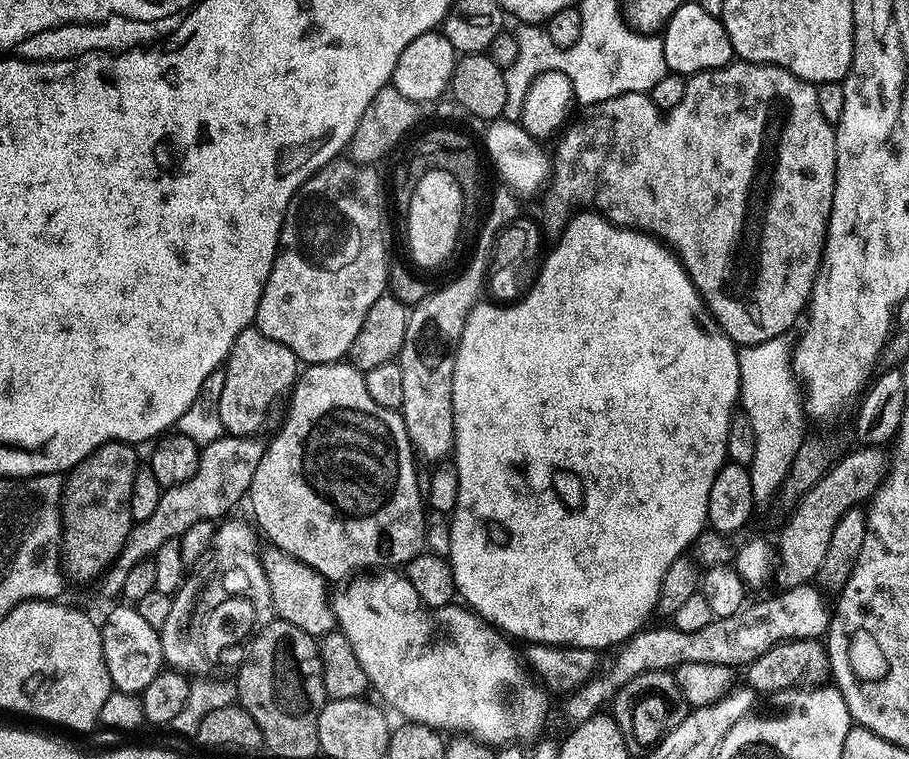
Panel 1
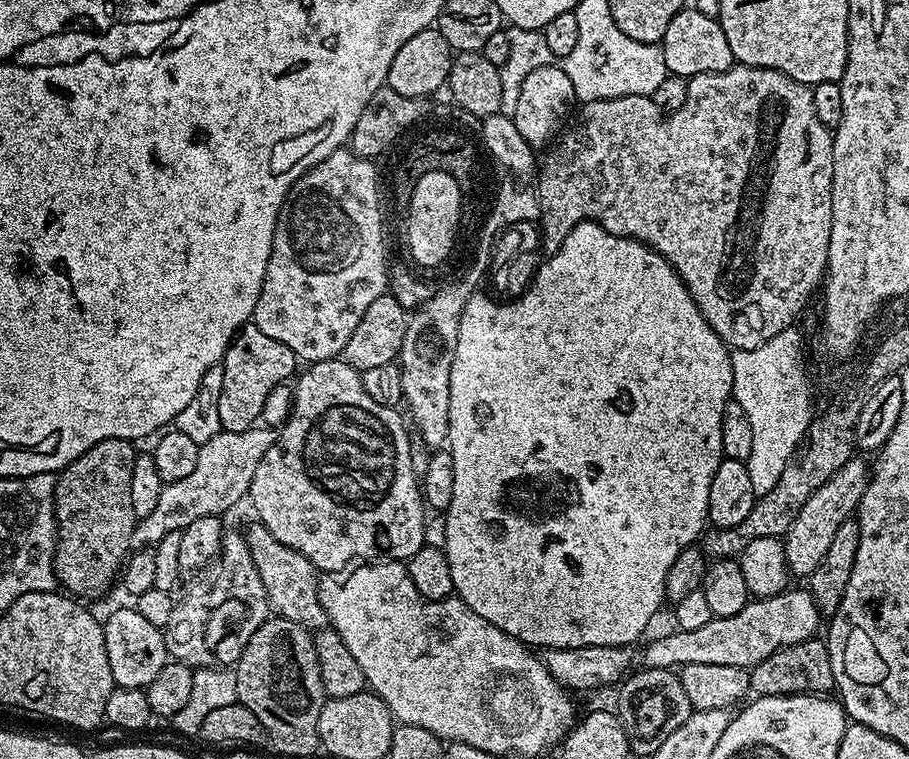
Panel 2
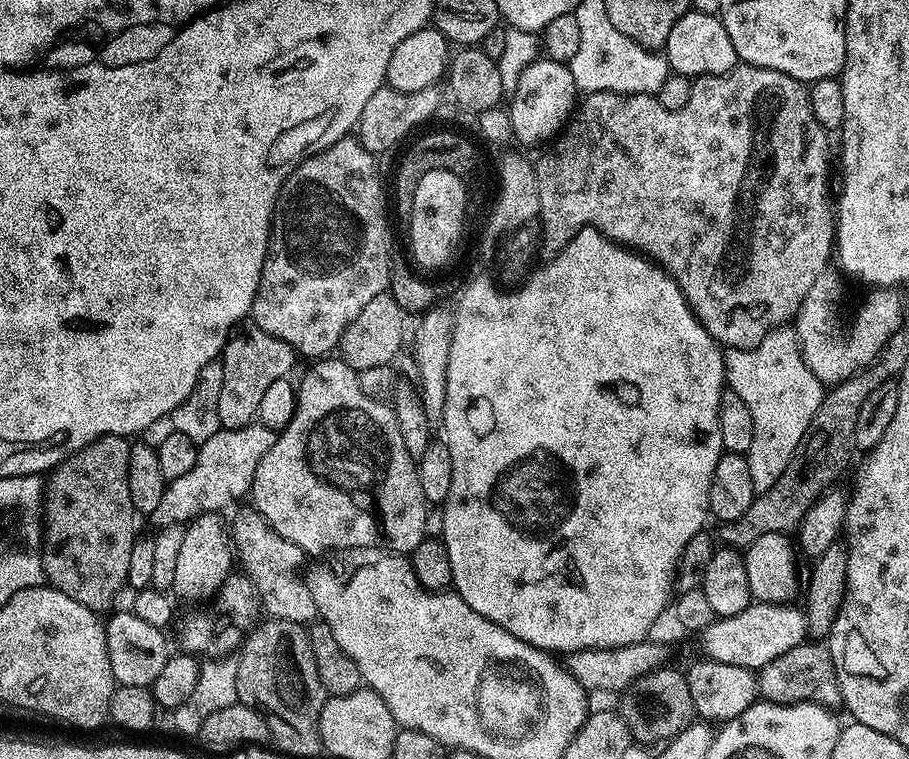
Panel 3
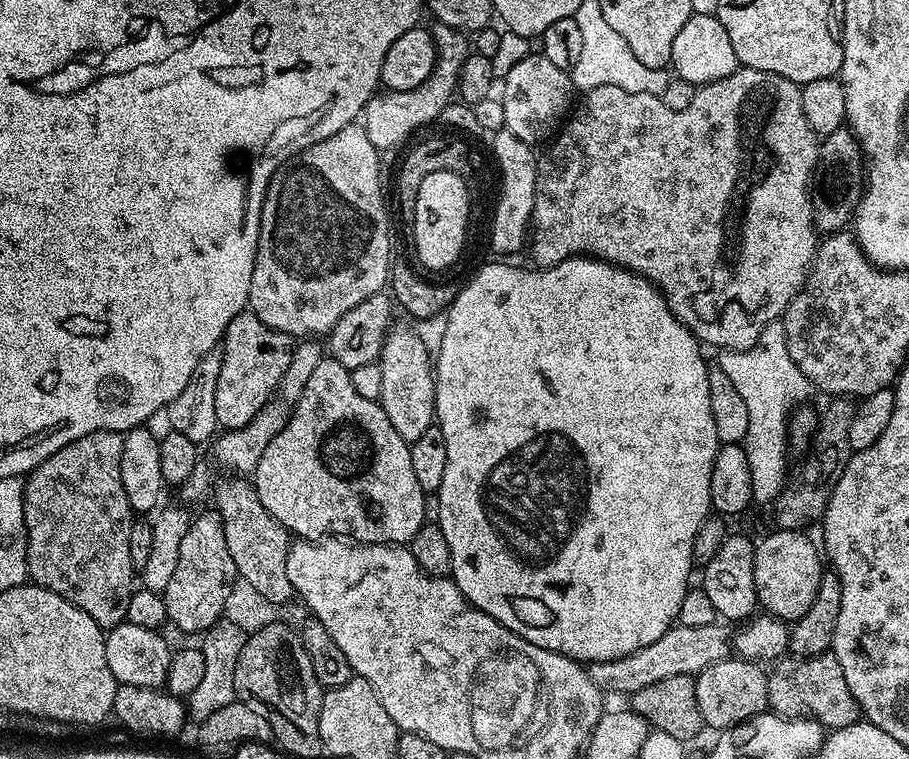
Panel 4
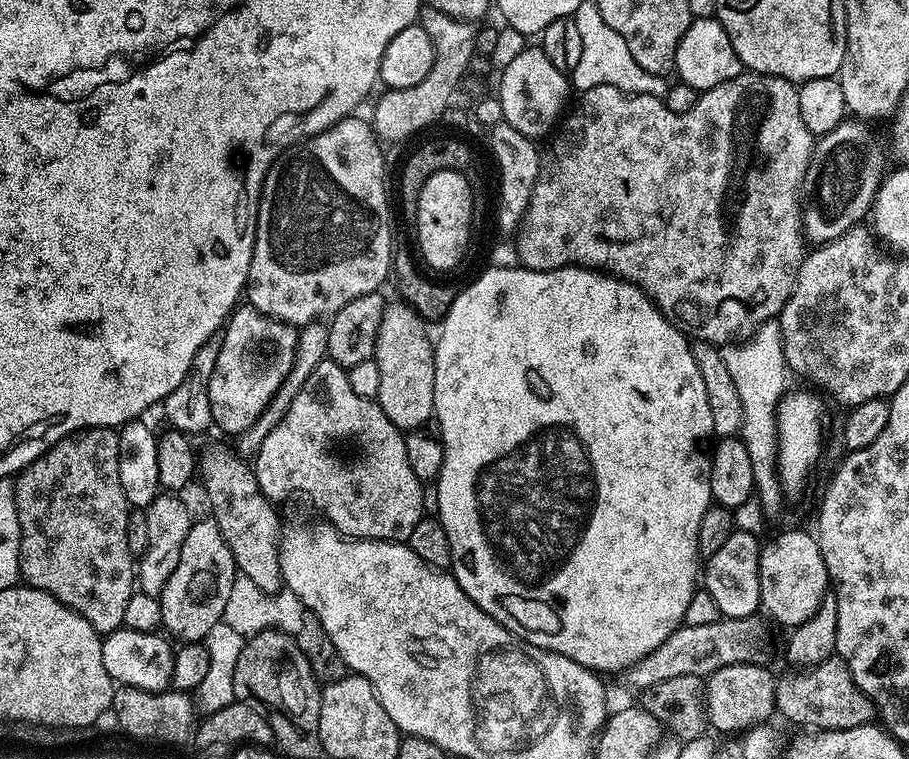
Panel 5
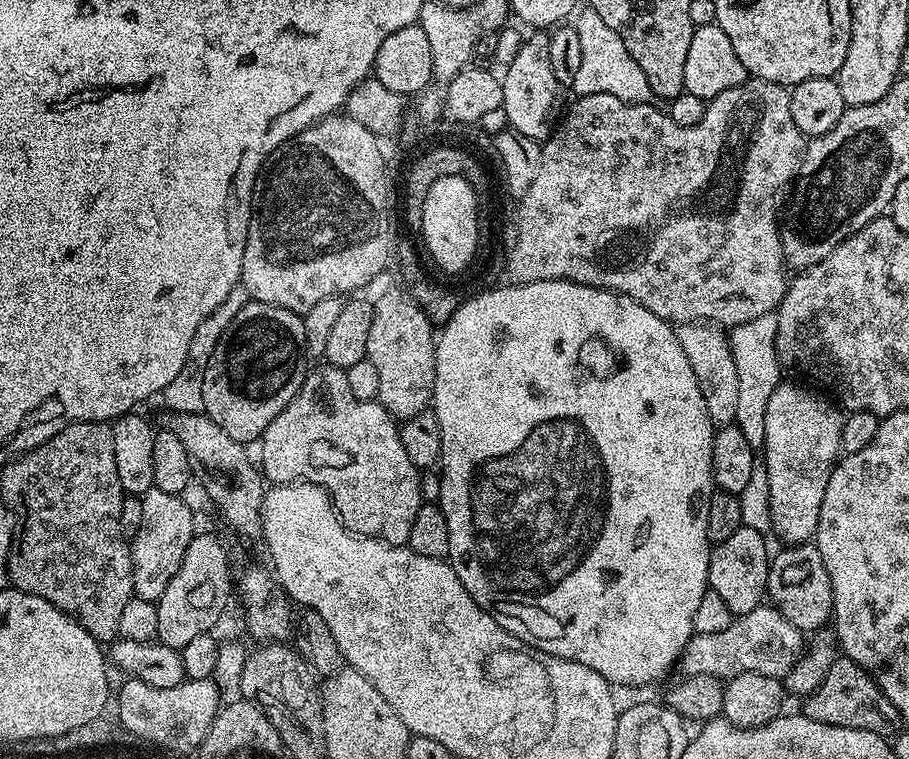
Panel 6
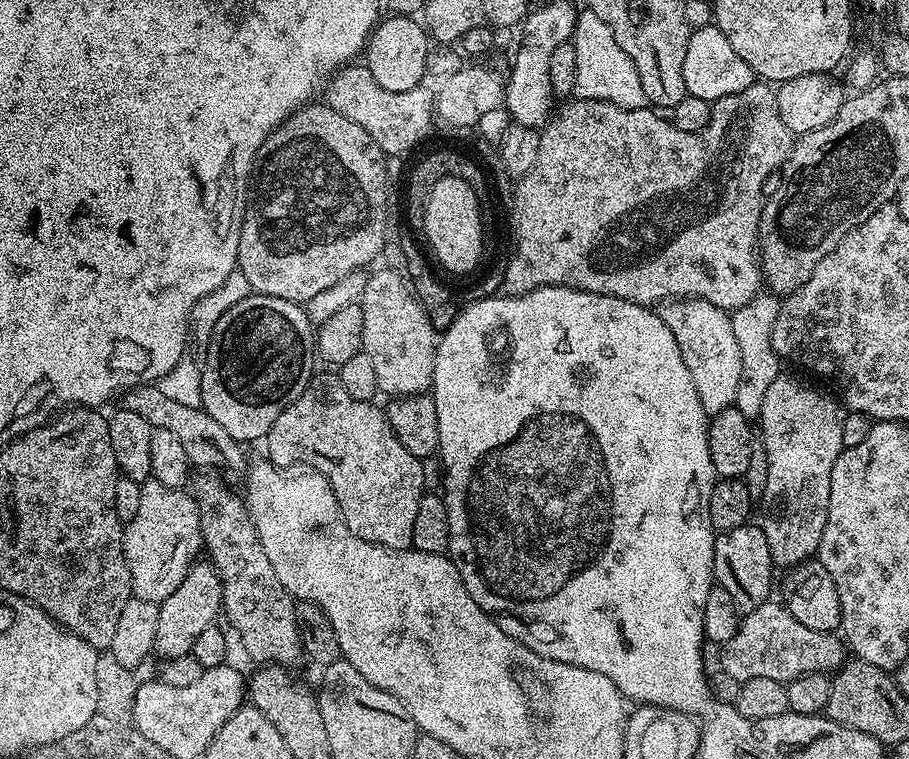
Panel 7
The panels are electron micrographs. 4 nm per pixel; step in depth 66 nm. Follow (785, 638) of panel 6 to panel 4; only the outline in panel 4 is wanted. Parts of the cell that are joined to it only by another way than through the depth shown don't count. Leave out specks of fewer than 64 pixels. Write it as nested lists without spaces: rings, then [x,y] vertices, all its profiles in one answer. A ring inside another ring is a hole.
[[[720,622],[710,626],[673,626],[666,634],[662,634],[662,638],[658,638],[658,642],[650,642],[650,646],[626,658],[587,665],[588,677],[594,682],[596,688],[605,693],[631,694],[642,690],[642,686],[651,686],[653,682],[658,682],[662,678],[674,678],[674,674],[692,676],[706,670],[712,663],[729,659],[730,632],[728,636],[723,626],[725,627]]]

